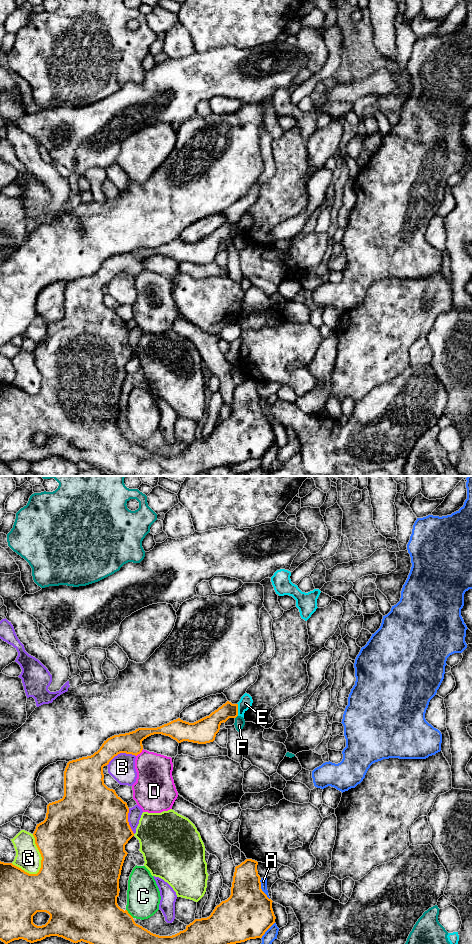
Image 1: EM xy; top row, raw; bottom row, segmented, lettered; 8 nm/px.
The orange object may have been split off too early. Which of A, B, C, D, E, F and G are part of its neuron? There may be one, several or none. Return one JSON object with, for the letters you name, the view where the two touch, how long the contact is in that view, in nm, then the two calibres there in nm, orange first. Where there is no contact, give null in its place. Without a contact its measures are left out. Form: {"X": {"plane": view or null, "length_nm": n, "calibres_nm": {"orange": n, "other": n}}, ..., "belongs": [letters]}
{"belongs": []}

